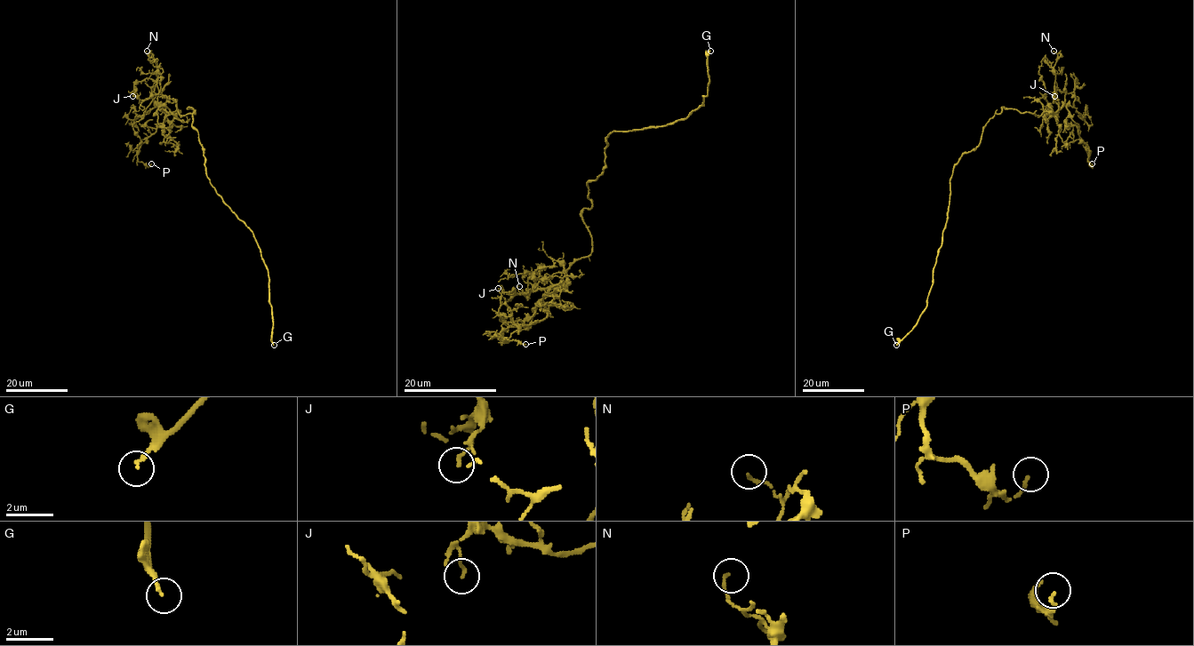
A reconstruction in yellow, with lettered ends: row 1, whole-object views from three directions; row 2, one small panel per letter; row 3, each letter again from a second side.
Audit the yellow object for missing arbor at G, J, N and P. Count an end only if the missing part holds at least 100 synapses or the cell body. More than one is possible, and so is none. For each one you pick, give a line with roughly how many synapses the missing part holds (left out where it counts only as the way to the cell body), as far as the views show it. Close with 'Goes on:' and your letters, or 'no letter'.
Goes on: G

